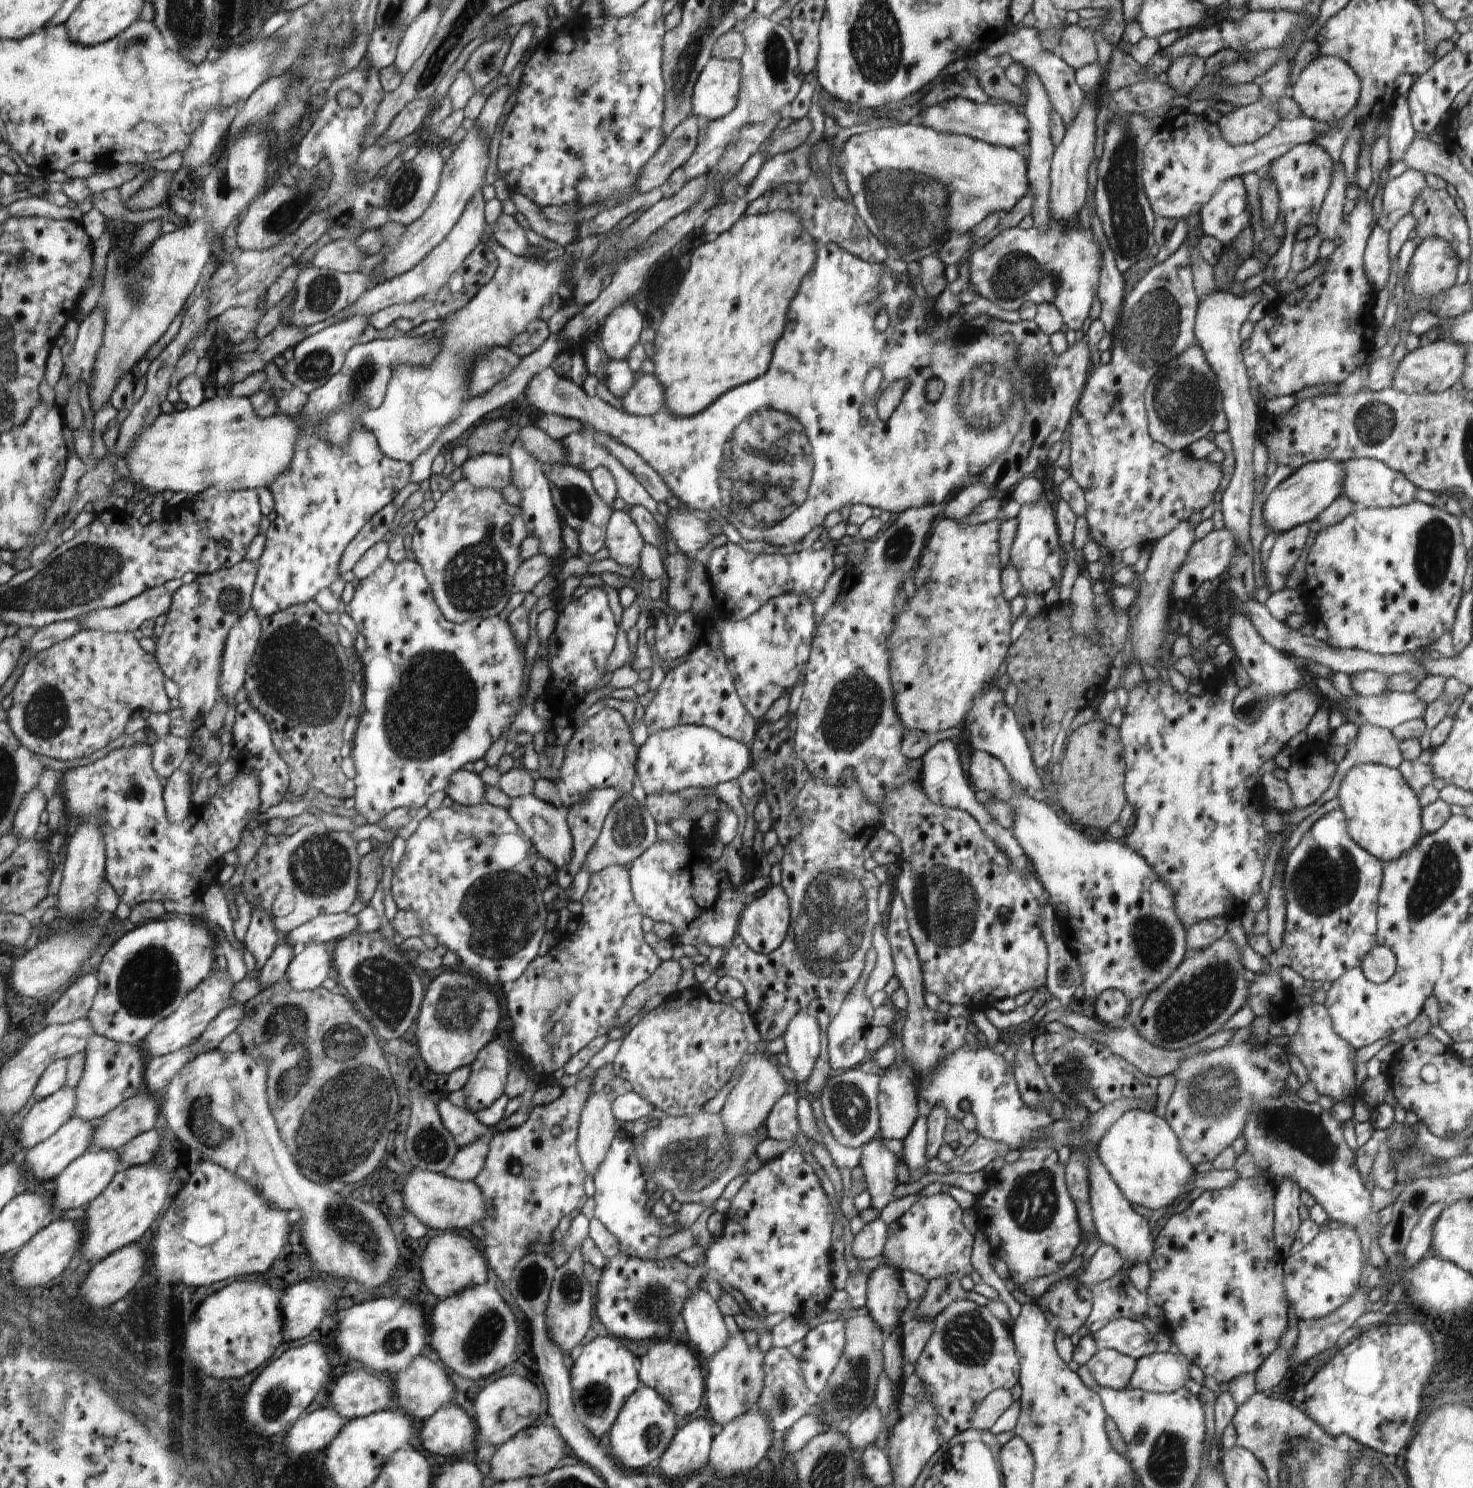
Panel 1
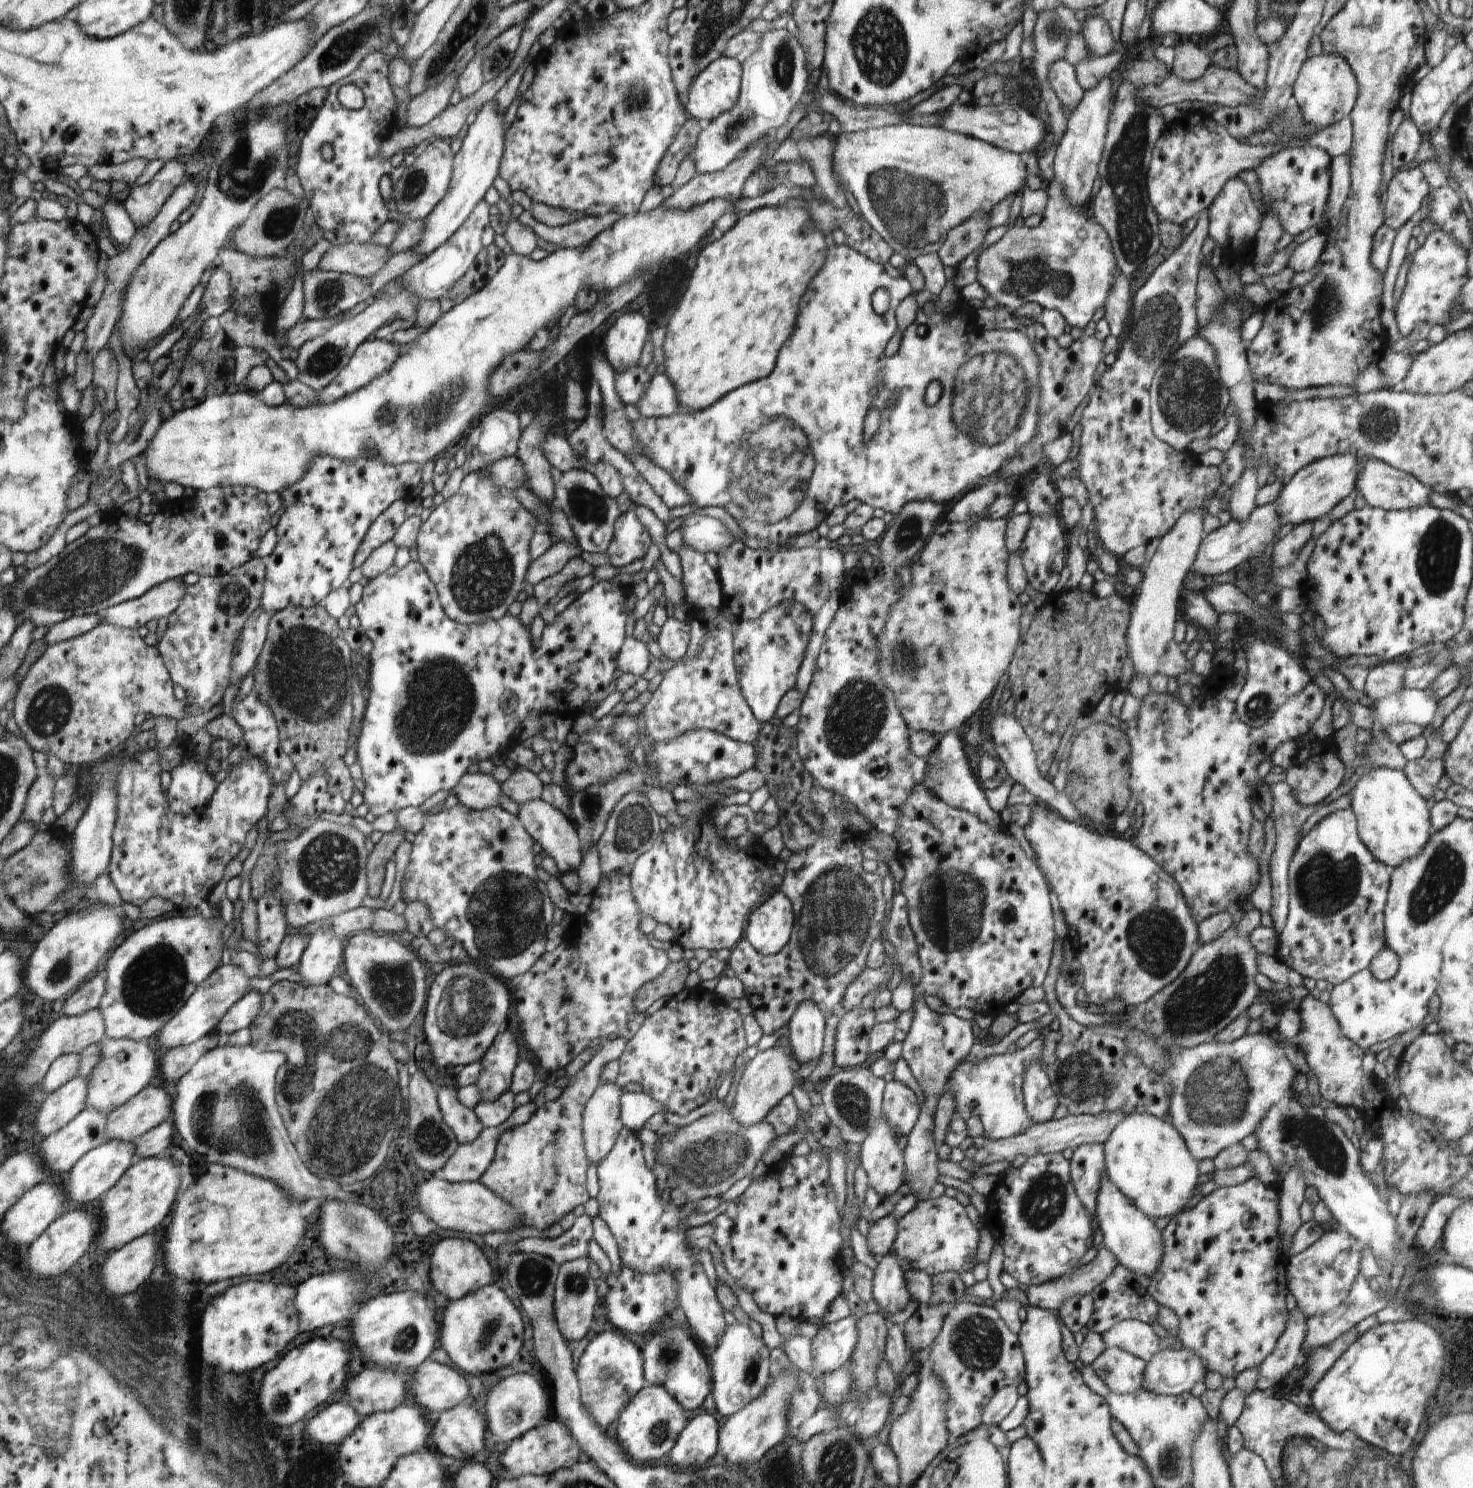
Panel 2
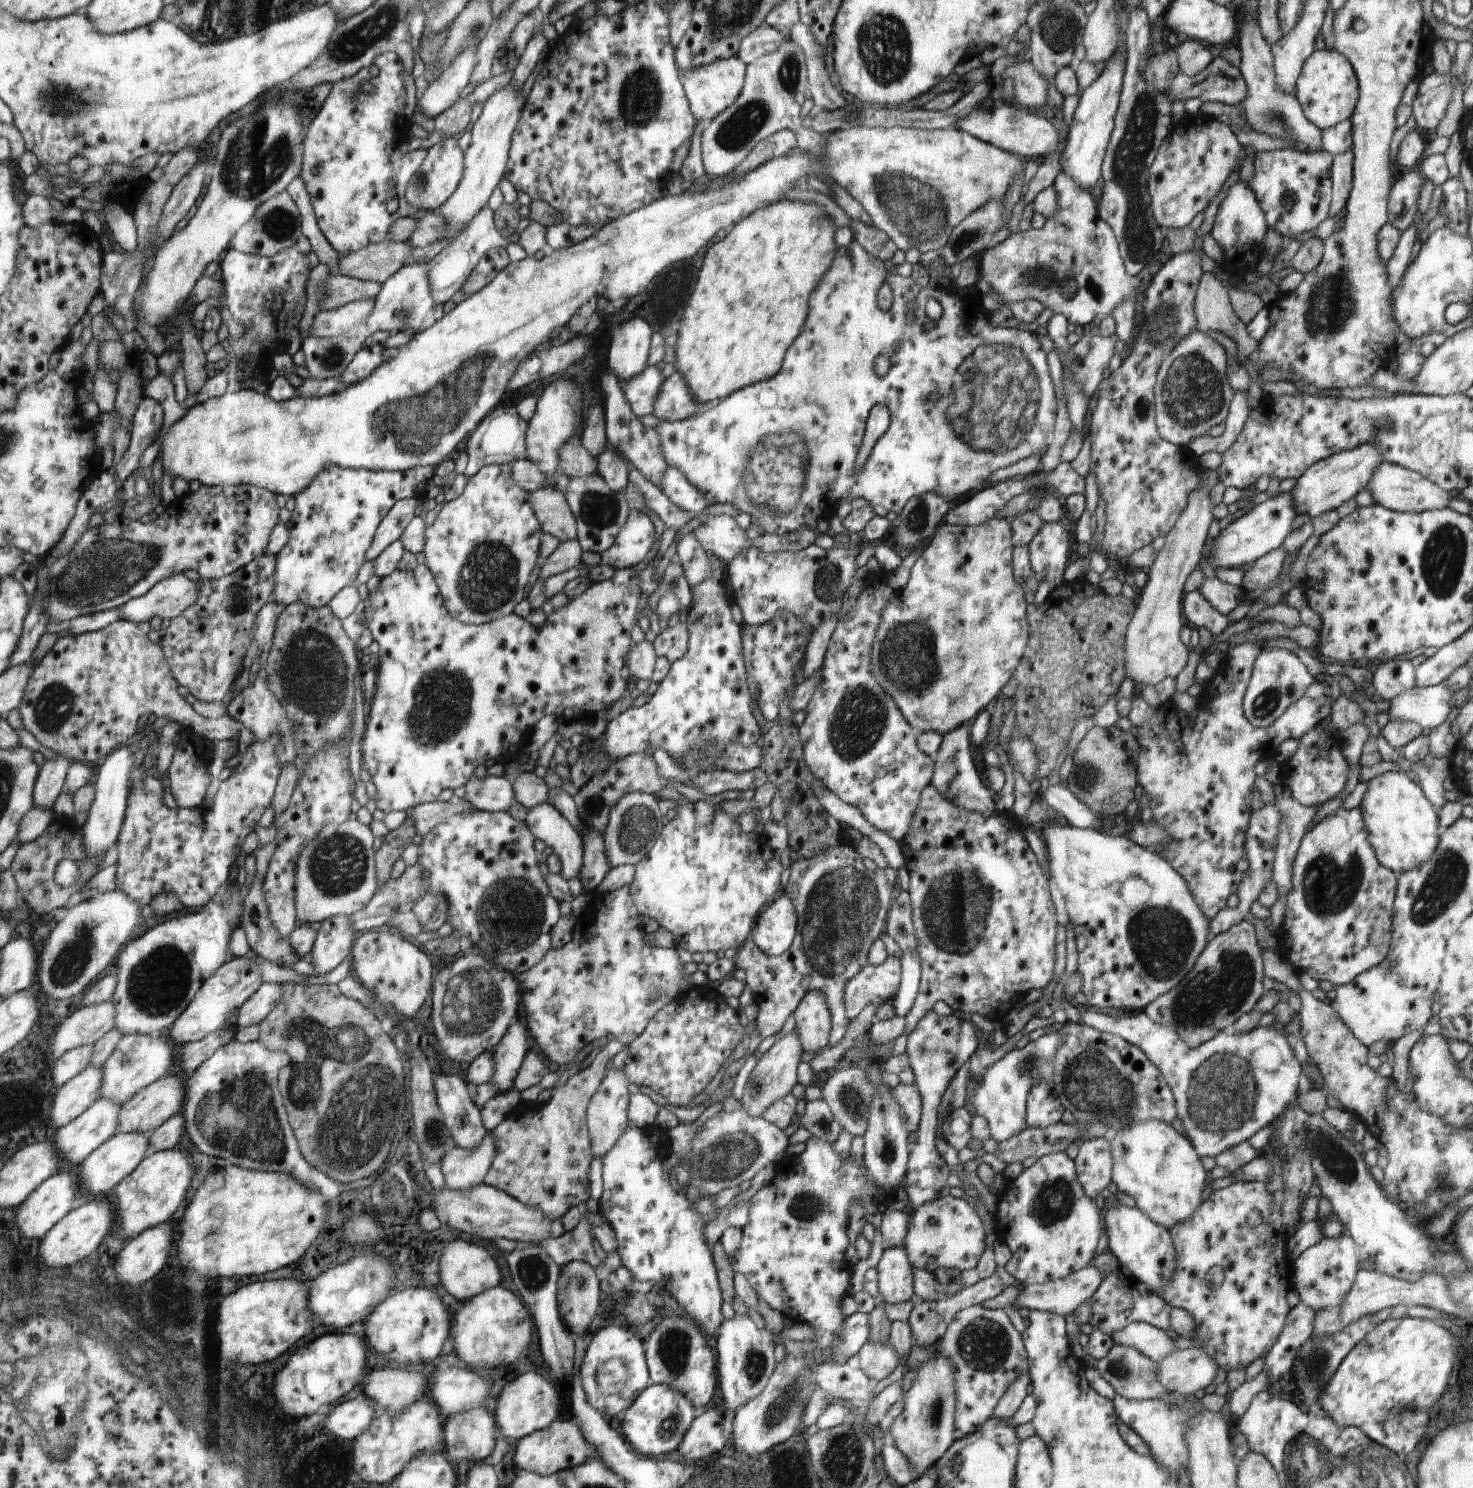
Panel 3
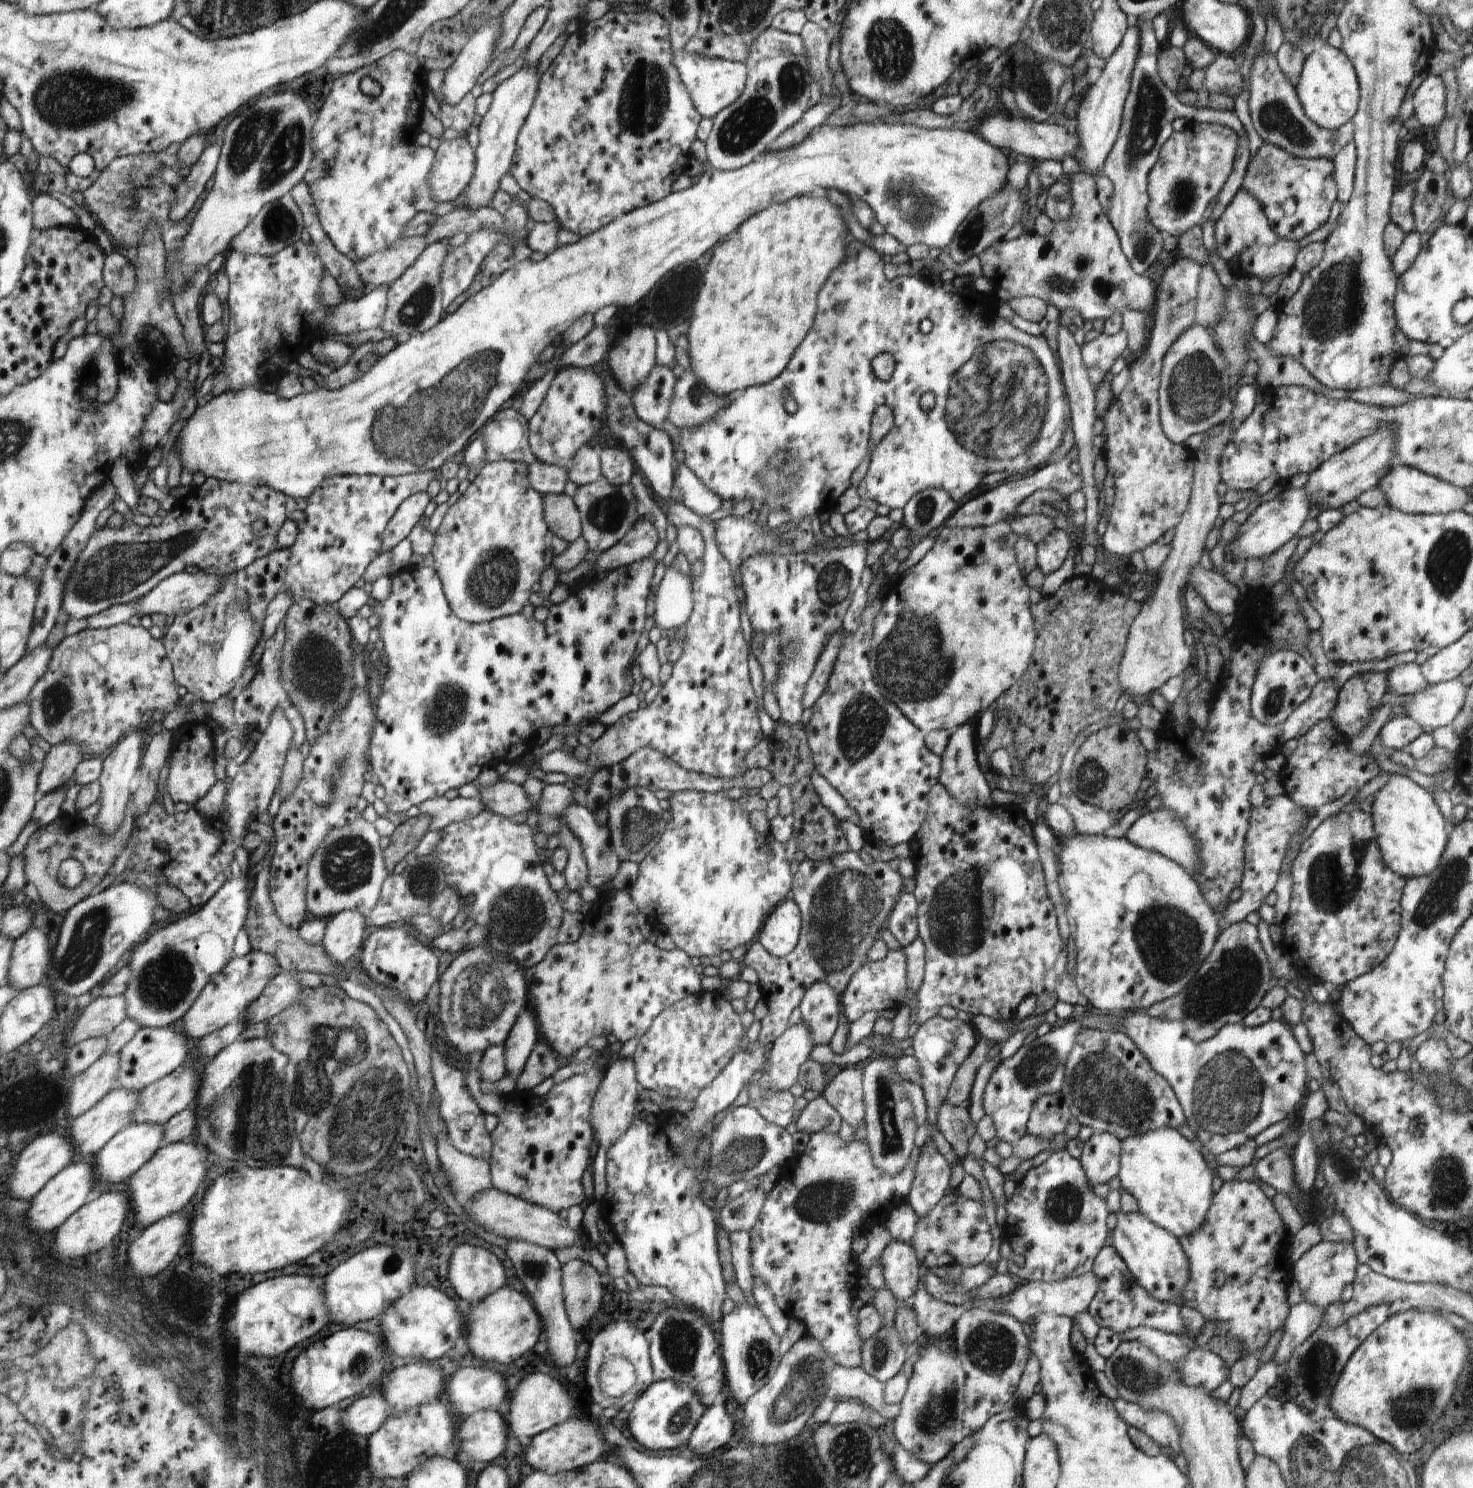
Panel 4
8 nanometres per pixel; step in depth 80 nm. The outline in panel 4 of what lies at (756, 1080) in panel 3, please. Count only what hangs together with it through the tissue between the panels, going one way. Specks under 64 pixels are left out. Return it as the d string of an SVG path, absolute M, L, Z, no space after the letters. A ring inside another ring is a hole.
M804 1022L786 1027L785 1032L770 1045L768 1066L757 1076L757 1080L772 1088L774 1092L789 1090L797 1084L800 1066L810 1059L814 1042Z

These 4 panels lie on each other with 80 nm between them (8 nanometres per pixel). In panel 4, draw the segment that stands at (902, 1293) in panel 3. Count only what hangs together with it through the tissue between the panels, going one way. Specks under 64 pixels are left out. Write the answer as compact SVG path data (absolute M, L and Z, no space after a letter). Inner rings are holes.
M891 1241L879 1259L885 1288L900 1301L911 1301L922 1276L920 1260L911 1243Z

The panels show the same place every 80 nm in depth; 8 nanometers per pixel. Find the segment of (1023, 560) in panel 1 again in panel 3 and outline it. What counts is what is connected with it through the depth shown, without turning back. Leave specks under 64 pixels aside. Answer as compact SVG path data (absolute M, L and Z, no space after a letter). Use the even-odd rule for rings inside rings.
M1060 522L1044 523L1027 544L1030 564L1036 578L1052 586L1063 583L1064 570L1069 565L1070 538Z

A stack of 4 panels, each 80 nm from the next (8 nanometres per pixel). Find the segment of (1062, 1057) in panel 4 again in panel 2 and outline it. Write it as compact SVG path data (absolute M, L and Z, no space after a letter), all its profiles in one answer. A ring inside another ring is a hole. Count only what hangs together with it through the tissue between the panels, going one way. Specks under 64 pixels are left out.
M1038 1037L1027 1047L1022 1050L1016 1050L1016 1052L1014 1051L1010 1054L990 1055L976 1063L964 1059L956 1066L955 1070L950 1073L942 1093L944 1093L946 1089L952 1093L955 1110L959 1112L964 1120L967 1120L972 1115L978 1115L980 1122L982 1122L986 1139L1000 1140L1023 1133L1027 1128L1034 1125L1032 1119L1027 1115L1023 1103L1023 1074L1028 1063L1042 1063L1042 1051L1043 1040Z

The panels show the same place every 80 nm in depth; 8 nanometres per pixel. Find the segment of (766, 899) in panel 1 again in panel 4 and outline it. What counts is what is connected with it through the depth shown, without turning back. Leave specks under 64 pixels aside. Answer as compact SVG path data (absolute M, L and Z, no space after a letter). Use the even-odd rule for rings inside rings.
M784 900L767 920L760 932L760 945L770 952L771 956L782 957L794 951L802 932L800 908L794 900Z

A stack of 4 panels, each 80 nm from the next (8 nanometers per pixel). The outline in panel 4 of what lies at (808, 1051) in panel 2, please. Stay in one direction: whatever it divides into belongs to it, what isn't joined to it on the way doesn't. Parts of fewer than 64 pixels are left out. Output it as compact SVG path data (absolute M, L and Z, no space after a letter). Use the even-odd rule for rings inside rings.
M815 981L803 994L799 1008L815 1046L830 1045L840 1026L841 995L830 984Z

